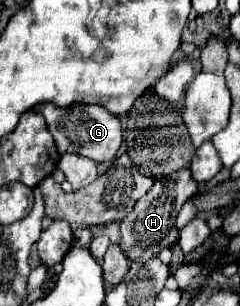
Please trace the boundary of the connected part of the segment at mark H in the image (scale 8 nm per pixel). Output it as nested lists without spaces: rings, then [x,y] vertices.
[[[181,169],[175,171],[167,177],[155,179],[153,187],[149,189],[149,193],[145,197],[141,197],[133,211],[129,215],[123,217],[121,221],[121,241],[119,247],[125,253],[127,259],[131,261],[139,261],[139,263],[147,263],[149,259],[157,257],[157,253],[165,247],[171,247],[177,243],[179,239],[179,231],[175,225],[175,219],[183,207],[183,203],[187,199],[191,199],[197,193],[197,183],[191,179],[191,171],[189,169]]]

